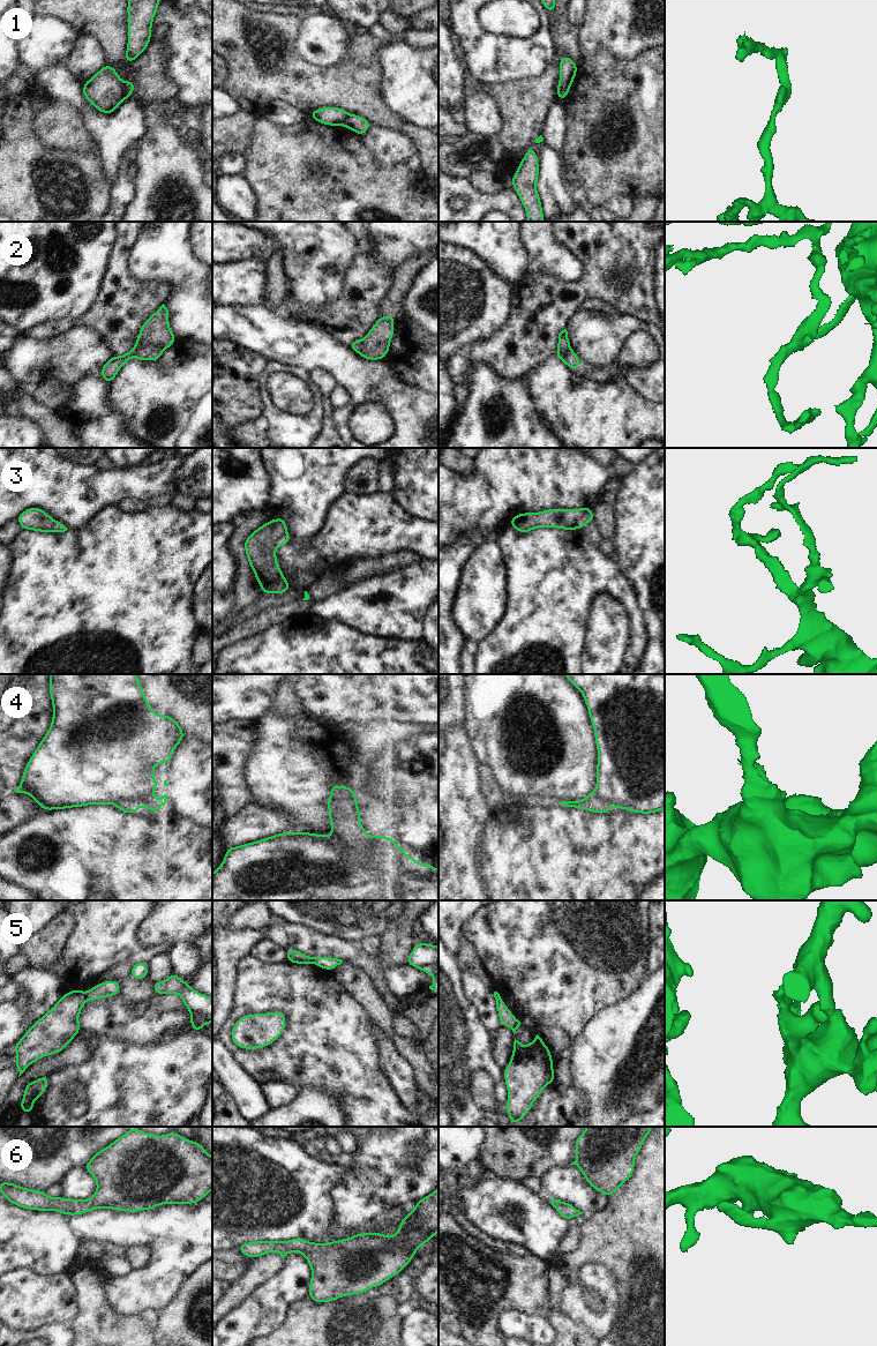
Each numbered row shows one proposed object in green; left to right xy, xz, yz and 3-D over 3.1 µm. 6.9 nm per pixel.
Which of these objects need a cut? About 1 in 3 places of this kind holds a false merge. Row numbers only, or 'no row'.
1, 4, 5.

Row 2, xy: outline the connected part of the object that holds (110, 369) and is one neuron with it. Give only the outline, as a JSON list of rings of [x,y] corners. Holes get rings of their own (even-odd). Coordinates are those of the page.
[[[163,304],[142,324],[133,350],[111,357],[100,368],[102,379],[110,384],[120,368],[133,357],[143,361],[158,360],[165,350],[177,342],[168,323],[168,309]]]

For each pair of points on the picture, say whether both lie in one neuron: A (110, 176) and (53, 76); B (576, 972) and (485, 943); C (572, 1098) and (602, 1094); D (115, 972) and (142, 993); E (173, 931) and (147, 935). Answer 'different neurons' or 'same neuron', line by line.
A: same neuron
B: same neuron
C: different neurons
D: same neuron
E: same neuron

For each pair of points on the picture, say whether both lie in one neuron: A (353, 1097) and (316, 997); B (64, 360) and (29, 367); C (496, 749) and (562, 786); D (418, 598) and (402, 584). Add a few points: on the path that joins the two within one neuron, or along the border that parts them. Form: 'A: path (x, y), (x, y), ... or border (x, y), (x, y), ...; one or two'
A: path (352, 1072), (327, 1044), (327, 1029), (323, 1022); one
B: path (55, 360), (37, 360); one
C: path (510, 768), (514, 775), (527, 778), (544, 778); one
D: path (414, 595), (405, 588); one

